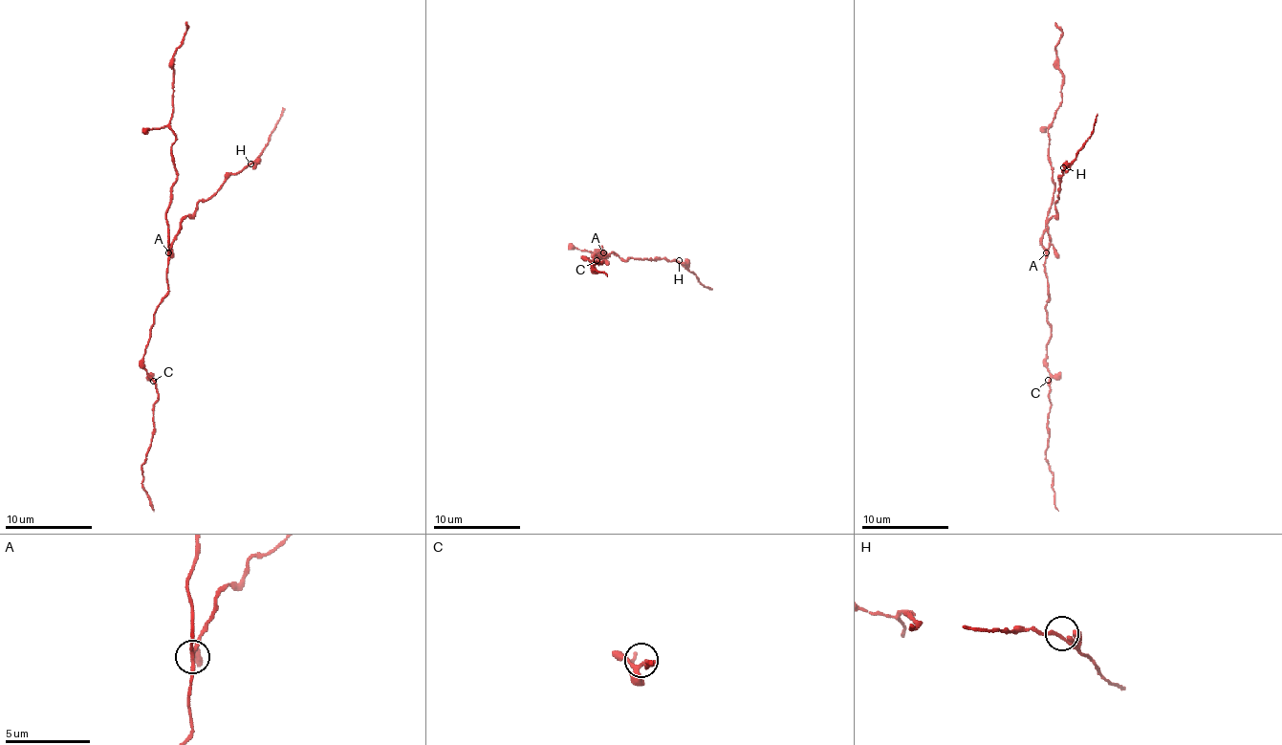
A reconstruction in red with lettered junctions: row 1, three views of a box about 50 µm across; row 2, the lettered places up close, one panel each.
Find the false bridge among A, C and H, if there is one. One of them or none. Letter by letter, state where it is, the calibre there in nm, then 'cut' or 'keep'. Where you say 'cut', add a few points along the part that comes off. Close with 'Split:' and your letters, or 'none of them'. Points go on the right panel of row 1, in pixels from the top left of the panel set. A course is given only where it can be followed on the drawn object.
A: (1046, 252) | 180 nm | cut | (1047, 251), (1042, 230), (1053, 182), (1047, 129), (1062, 98), (1062, 70), (1055, 51), (1061, 35), (1054, 23)
C: (1048, 380) | 200 nm | keep
H: (1063, 167) | 160 nm | keep
Split: A

